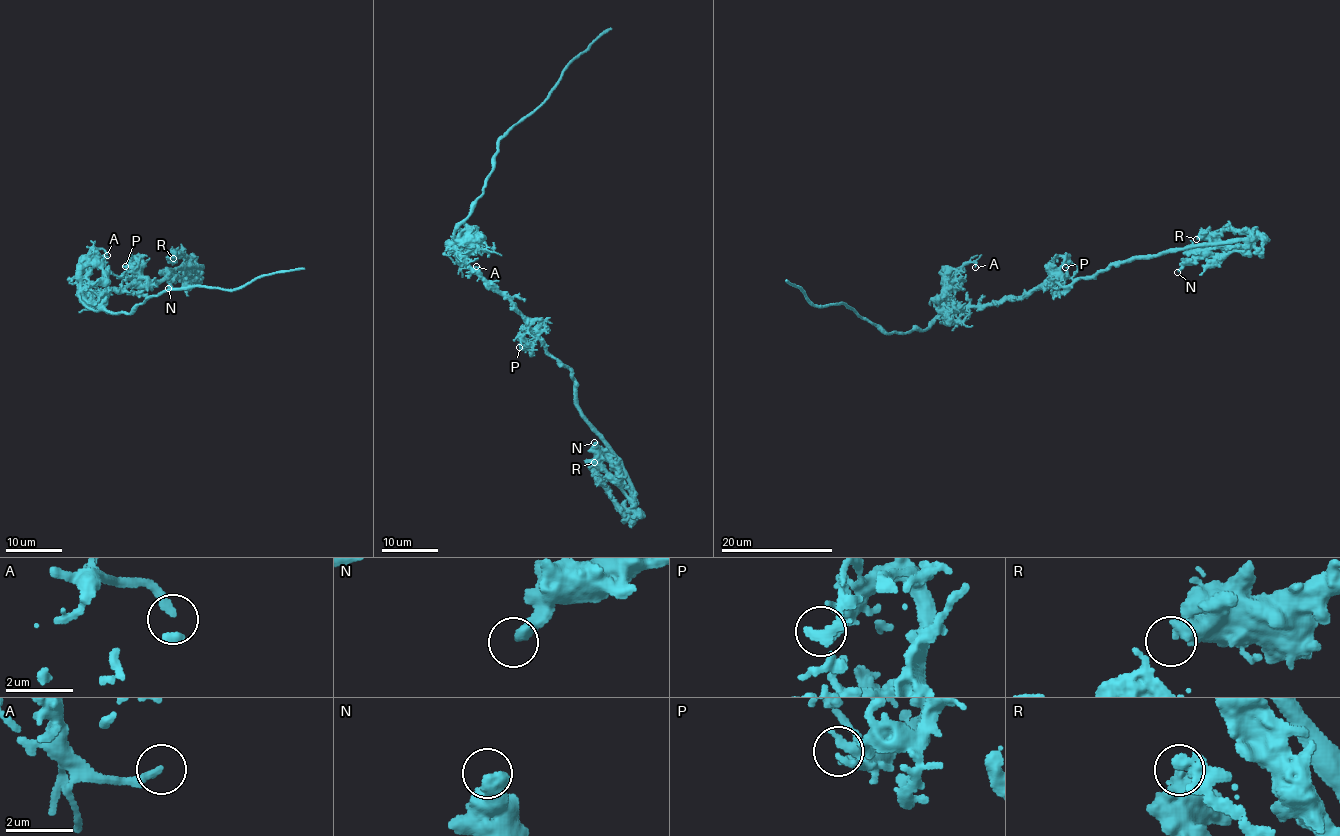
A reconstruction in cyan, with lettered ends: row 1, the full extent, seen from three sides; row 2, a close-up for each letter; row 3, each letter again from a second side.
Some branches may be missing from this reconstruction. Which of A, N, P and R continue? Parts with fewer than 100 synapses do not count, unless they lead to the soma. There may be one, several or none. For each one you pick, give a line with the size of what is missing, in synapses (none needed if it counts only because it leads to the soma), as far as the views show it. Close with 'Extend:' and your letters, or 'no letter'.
Extend: no letter

